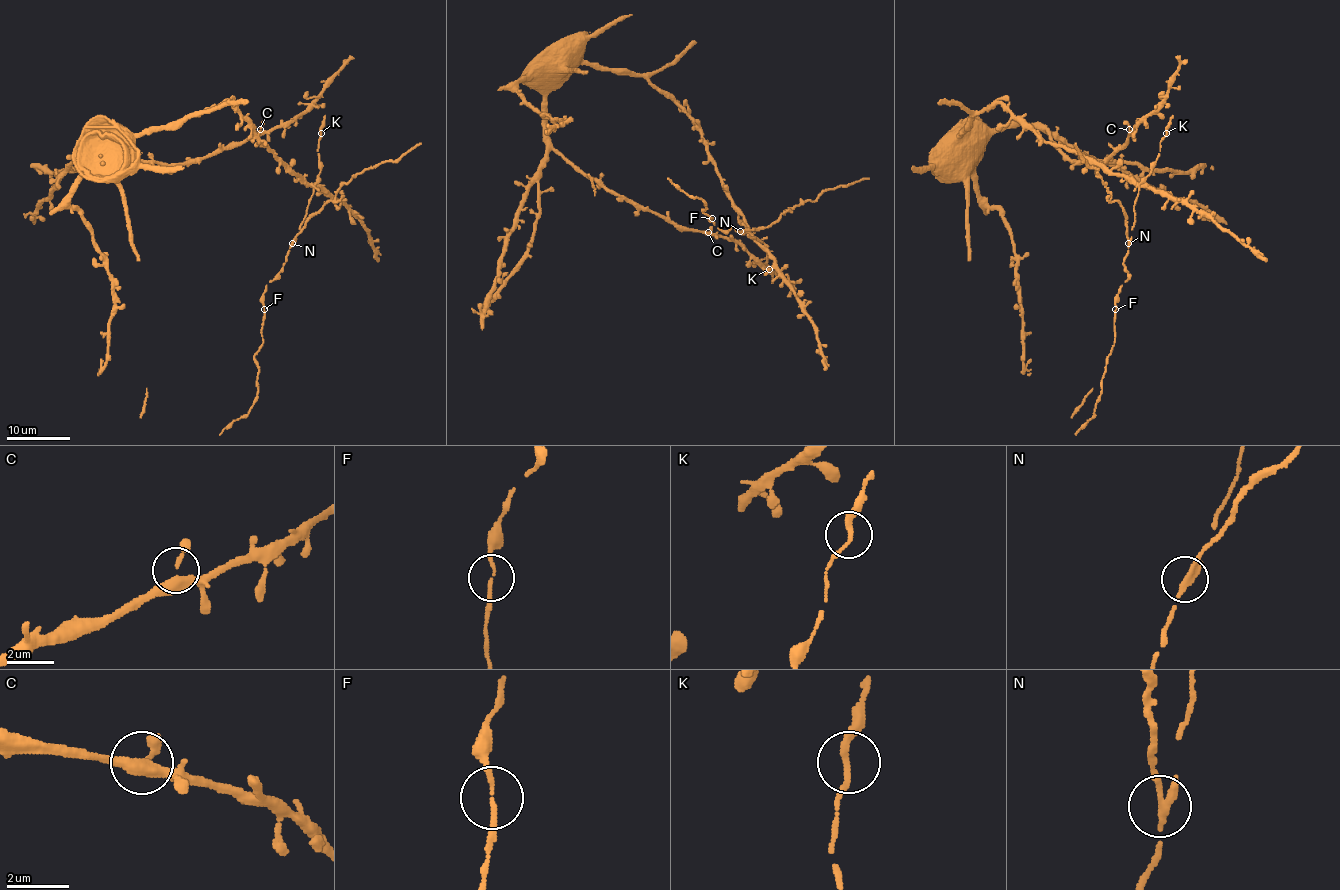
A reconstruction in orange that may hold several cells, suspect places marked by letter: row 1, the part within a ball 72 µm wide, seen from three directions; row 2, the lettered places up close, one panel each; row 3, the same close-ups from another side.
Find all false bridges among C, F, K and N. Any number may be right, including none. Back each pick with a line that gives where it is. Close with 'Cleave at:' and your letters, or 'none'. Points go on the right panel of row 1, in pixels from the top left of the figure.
N: (1128, 243)
Cleave at: N

